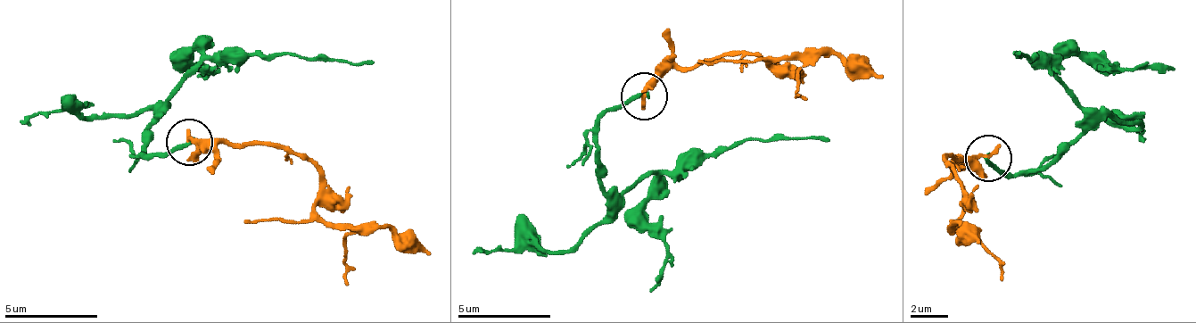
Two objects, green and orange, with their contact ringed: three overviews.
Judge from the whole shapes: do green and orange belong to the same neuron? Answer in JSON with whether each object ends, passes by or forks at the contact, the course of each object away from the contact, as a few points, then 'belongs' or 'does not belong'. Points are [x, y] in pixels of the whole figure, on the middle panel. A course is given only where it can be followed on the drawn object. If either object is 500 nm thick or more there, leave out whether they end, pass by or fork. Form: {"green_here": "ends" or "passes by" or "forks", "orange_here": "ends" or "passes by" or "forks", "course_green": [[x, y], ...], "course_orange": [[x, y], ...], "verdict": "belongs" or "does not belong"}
{"green_here": "ends", "orange_here": "ends", "course_green": [[643, 97], [596, 120], [597, 178], [611, 194], [621, 196], [663, 172], [696, 168], [747, 140], [831, 139]], "course_orange": [[643, 97], [671, 69], [746, 54], [772, 65], [772, 70], [781, 59], [842, 53], [883, 78]], "verdict": "does not belong"}

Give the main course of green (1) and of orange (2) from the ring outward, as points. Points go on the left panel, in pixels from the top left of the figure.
1: (188, 141), (142, 156), (143, 132), (208, 61), (291, 56), (375, 61)
2: (188, 141), (290, 144), (318, 169), (318, 208), (327, 220), (388, 225), (431, 256)

